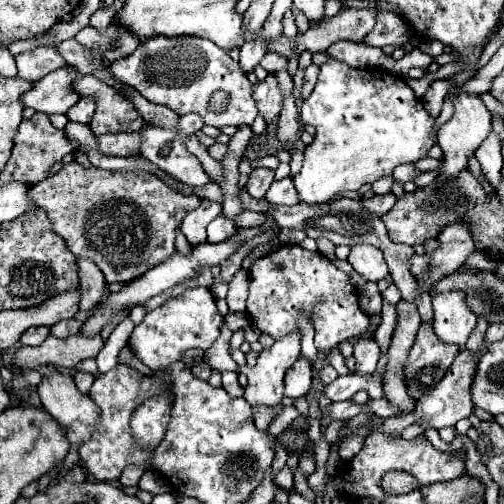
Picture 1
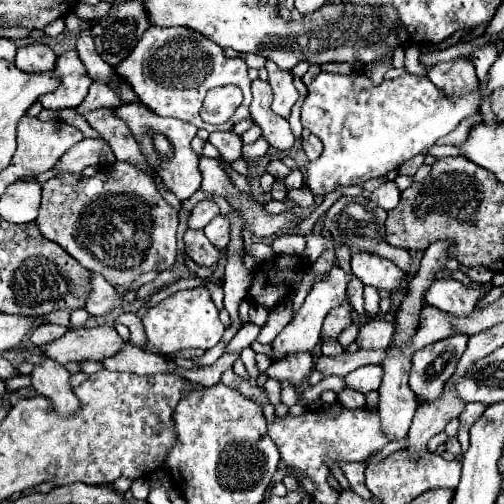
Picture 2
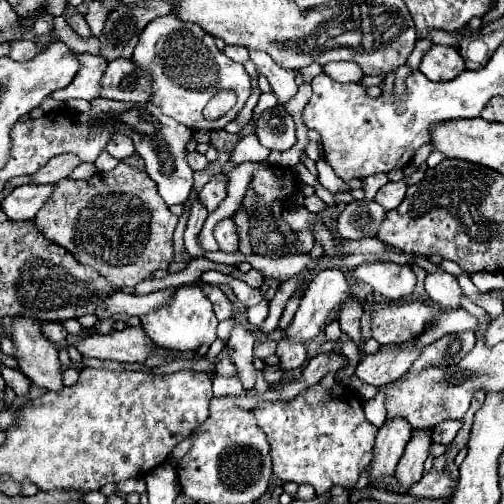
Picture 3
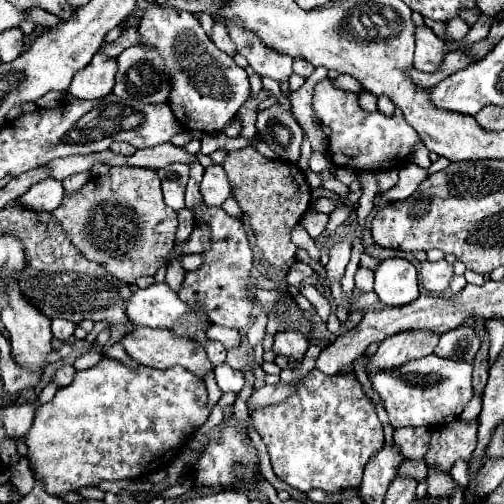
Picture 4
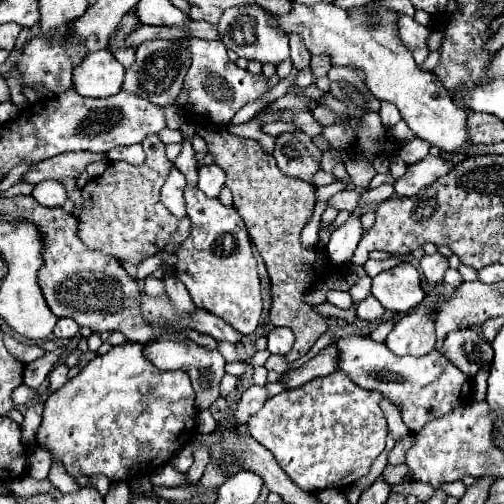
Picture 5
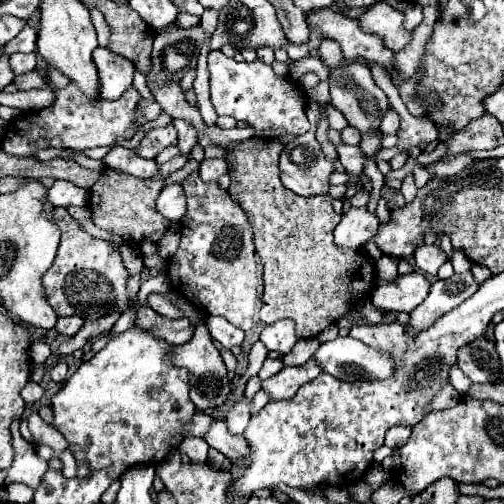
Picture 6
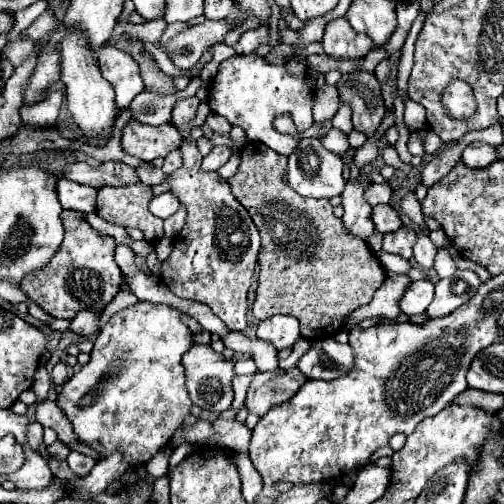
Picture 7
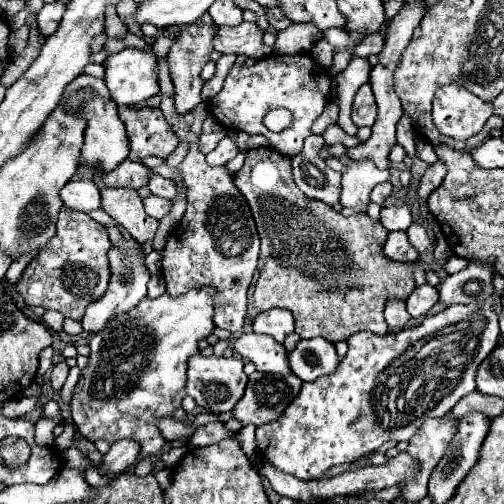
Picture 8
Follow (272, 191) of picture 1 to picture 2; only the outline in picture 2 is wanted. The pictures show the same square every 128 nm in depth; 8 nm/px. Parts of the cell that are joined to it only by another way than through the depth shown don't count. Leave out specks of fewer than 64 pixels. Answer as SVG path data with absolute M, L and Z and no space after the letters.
M300 188L300 190L288 190L288 194L286 194L296 206L300 206L300 208L310 208L312 204L314 204L314 196L306 190L306 188Z

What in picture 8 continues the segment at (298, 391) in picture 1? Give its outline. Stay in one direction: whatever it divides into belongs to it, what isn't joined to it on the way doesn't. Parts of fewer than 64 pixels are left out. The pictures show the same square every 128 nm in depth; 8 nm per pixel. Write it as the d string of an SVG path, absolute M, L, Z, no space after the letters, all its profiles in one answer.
M284 310L262 312L254 318L254 332L268 334L282 344L284 338L294 332L294 316L292 312L284 312Z

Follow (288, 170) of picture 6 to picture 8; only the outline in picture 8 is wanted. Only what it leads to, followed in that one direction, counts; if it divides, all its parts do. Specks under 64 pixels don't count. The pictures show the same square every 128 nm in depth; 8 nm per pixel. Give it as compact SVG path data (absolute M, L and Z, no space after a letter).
M310 134L302 152L292 156L292 174L296 186L312 200L320 200L324 204L336 204L340 198L340 172L334 172L326 166L326 160L320 158L320 150L324 146L322 136Z

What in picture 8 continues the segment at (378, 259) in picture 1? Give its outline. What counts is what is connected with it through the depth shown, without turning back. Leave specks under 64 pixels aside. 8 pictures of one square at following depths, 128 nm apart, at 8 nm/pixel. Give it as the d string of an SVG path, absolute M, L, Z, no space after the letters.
M430 284L424 286L416 286L416 290L410 294L410 298L406 300L408 312L412 314L412 318L424 318L424 314L438 302L438 290Z

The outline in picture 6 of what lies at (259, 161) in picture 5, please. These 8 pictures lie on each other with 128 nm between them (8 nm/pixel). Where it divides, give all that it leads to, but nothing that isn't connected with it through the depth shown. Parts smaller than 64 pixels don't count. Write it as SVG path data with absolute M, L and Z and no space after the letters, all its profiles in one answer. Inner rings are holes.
M174 82L174 84L164 84L160 88L154 86L152 94L154 94L156 102L162 106L162 110L168 112L172 118L184 118L184 120L188 120L198 132L206 130L206 124L204 124L200 112L186 102L180 84ZM248 138L242 142L234 142L224 148L230 170L230 196L240 208L246 212L248 222L252 224L254 246L264 262L264 306L260 308L260 320L272 324L282 318L292 318L296 324L296 338L306 340L314 338L326 326L334 324L342 314L346 314L354 304L360 304L362 298L368 298L374 286L374 266L364 252L358 250L340 250L332 240L332 232L338 224L338 214L332 210L332 198L328 194L302 198L292 190L284 188L278 172L278 154L282 152L282 144L268 138Z

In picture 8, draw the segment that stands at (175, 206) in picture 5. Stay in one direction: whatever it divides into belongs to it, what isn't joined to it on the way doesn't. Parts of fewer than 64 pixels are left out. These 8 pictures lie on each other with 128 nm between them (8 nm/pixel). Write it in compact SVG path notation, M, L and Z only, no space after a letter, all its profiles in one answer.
M148 196L148 198L144 198L144 208L146 208L148 216L162 220L170 212L172 202L166 198L160 198L160 196Z

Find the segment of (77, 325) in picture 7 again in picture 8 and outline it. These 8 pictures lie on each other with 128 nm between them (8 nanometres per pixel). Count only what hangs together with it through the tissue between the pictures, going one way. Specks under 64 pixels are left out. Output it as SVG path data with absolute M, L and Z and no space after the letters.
M124 238L116 248L110 248L108 258L110 258L110 272L112 272L110 286L108 286L106 294L100 300L96 300L94 304L88 304L86 314L82 318L82 328L86 332L92 332L92 334L100 332L114 316L118 316L118 314L128 312L130 308L134 308L146 296L146 284L148 284L148 278L150 278L148 268L144 264L142 248L140 248L140 244L136 240L128 242Z

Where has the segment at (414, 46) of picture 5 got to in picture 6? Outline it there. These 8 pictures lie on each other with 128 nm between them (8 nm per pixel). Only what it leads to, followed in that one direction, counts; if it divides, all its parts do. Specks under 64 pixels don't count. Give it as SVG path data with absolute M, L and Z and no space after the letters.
M376 2L370 6L368 12L358 18L358 22L362 28L368 28L368 32L382 36L384 44L394 52L400 52L412 40L412 32L404 28L404 14L386 2Z

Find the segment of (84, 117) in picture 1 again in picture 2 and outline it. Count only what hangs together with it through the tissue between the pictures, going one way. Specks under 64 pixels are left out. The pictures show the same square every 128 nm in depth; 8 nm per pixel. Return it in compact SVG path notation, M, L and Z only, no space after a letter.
M94 82L88 90L88 96L76 108L76 112L86 114L86 112L92 112L96 108L116 108L116 106L120 106L120 98L116 96L116 88L108 88L108 84Z

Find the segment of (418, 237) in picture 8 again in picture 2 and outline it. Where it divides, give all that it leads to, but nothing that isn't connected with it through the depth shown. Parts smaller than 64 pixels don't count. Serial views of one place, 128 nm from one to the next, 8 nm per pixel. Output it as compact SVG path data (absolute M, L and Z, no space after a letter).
M436 280L428 292L426 302L446 314L456 318L466 318L472 314L476 302L490 290L494 284L488 282L483 288L471 288L458 280Z

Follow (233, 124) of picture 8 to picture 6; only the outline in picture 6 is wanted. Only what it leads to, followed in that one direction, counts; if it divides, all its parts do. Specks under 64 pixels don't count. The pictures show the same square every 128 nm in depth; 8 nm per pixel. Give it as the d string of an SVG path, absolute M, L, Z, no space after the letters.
M210 52L208 54L208 72L210 72L210 96L212 104L218 112L218 116L234 116L236 120L246 122L248 126L256 128L258 132L276 128L278 136L290 136L290 134L306 134L310 130L310 122L306 118L306 104L308 98L300 90L300 86L290 78L278 78L272 70L272 66L262 64L260 60L248 64L248 62L236 62L234 58L224 56L222 52Z

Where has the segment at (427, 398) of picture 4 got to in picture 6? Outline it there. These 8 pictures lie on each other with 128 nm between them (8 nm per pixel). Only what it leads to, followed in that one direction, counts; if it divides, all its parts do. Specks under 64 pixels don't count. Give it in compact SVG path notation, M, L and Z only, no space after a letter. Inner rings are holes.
M338 336L332 342L324 342L320 344L320 348L314 354L314 360L318 360L318 364L322 366L324 372L336 376L338 380L346 380L346 382L358 382L358 380L384 380L394 376L396 370L396 362L388 352L382 350L374 350L370 346L366 346L364 342L352 338L352 336ZM446 384L446 386L442 386L442 390L440 390L438 394L434 394L432 402L428 404L428 412L452 408L452 406L456 406L460 400L462 400L462 394L460 394L452 384Z

